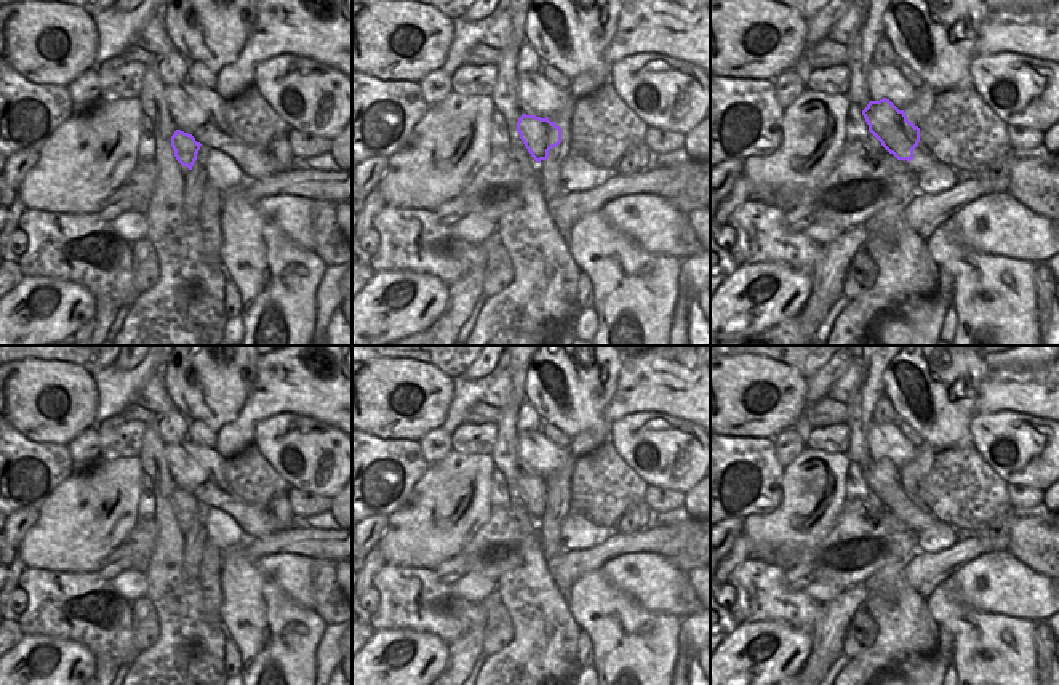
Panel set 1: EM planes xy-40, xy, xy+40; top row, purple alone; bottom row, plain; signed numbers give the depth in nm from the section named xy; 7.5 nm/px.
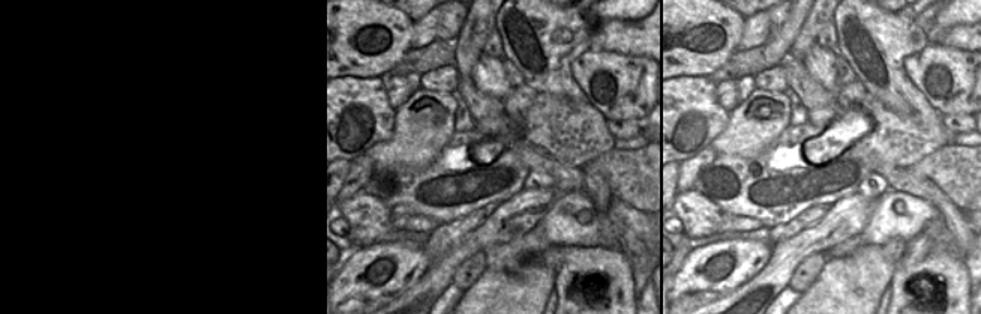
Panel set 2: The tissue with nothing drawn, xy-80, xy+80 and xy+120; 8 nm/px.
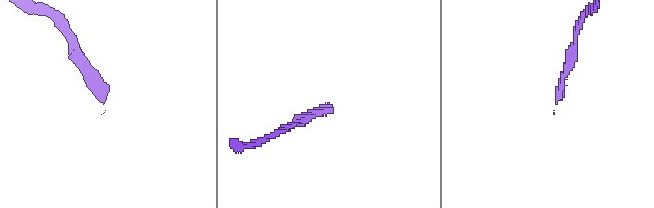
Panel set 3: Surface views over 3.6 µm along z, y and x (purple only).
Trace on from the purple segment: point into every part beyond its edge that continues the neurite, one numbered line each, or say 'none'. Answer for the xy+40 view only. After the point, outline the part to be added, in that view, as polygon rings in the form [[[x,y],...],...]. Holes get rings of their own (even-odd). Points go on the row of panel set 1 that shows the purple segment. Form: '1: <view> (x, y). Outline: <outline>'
none.

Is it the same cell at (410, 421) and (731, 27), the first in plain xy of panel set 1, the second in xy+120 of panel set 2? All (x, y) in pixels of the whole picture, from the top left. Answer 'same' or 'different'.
same

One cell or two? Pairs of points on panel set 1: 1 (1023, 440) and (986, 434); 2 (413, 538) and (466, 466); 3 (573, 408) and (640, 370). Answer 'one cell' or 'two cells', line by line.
1: one cell
2: one cell
3: two cells

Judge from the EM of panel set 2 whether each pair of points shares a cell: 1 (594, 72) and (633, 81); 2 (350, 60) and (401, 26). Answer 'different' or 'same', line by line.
1: same
2: same

